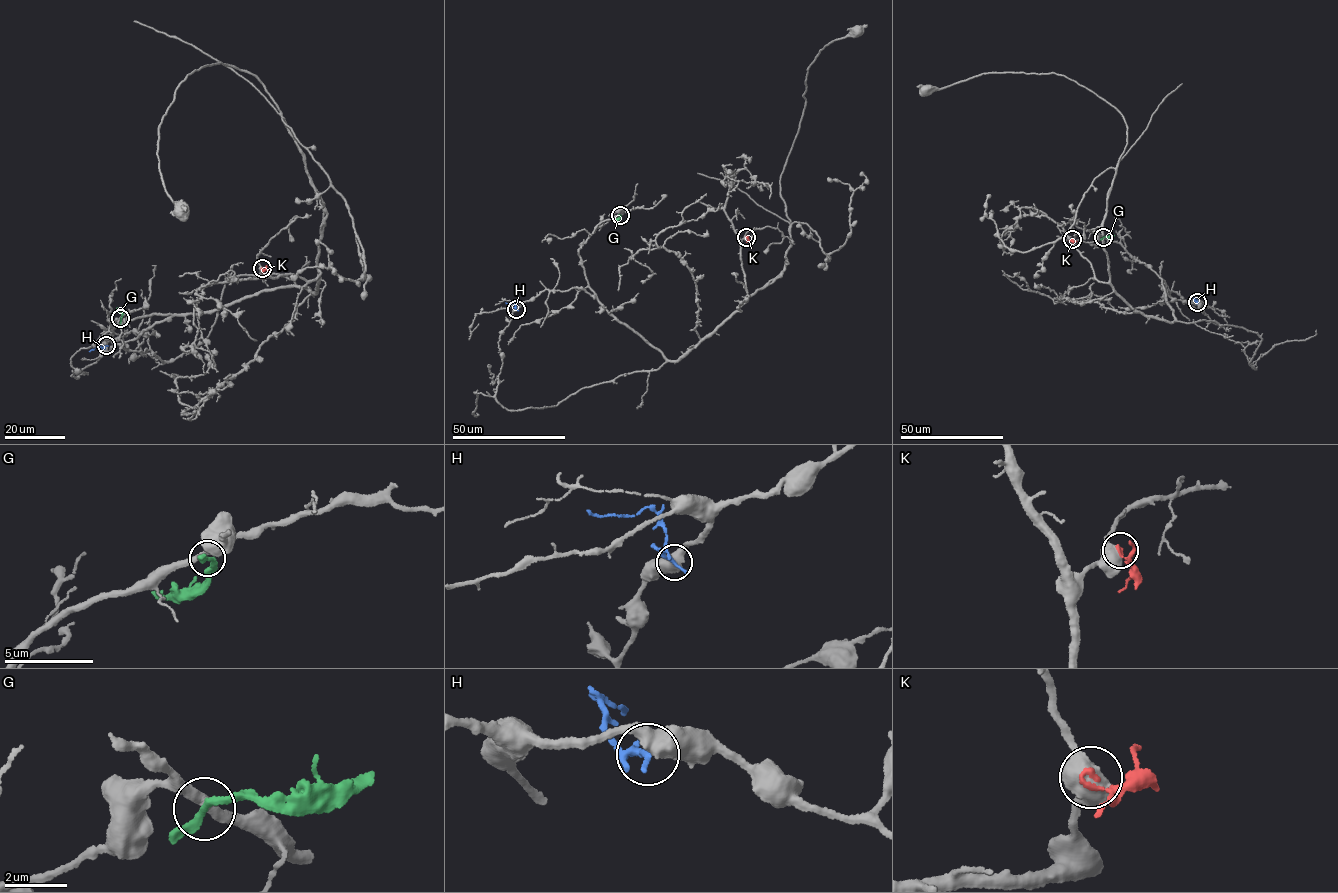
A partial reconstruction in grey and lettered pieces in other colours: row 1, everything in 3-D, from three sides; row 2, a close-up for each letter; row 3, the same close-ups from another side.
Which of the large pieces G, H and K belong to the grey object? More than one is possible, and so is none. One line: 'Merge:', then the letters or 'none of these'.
Merge: none of these

